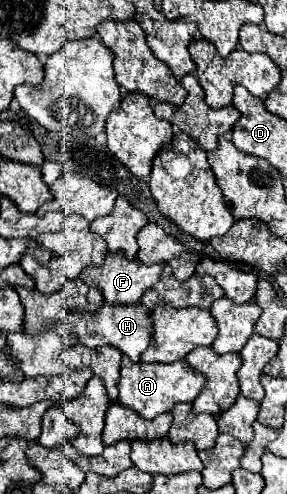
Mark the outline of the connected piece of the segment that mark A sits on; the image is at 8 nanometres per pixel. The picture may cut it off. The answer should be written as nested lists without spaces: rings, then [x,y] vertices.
[[[128,355],[122,357],[122,371],[120,371],[120,395],[118,401],[130,409],[134,409],[144,419],[154,419],[160,413],[172,411],[172,407],[180,401],[192,403],[206,385],[206,377],[194,371],[184,359],[180,363],[134,363]]]

